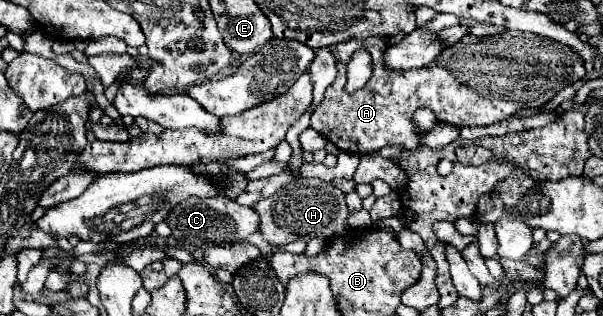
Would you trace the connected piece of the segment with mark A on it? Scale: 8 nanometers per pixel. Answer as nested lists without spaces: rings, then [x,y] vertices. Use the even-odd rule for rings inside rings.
[[[504,31],[490,37],[464,35],[426,67],[404,73],[384,71],[384,49],[386,43],[382,37],[350,39],[332,47],[338,59],[338,75],[326,89],[310,125],[340,151],[368,155],[386,145],[414,149],[420,141],[420,131],[412,125],[412,113],[420,107],[430,107],[440,121],[458,127],[488,125],[522,109],[536,109],[548,103],[560,89],[586,77],[584,61],[568,45],[524,31]],[[360,49],[372,55],[372,77],[362,89],[348,93],[344,89],[346,65]]]

